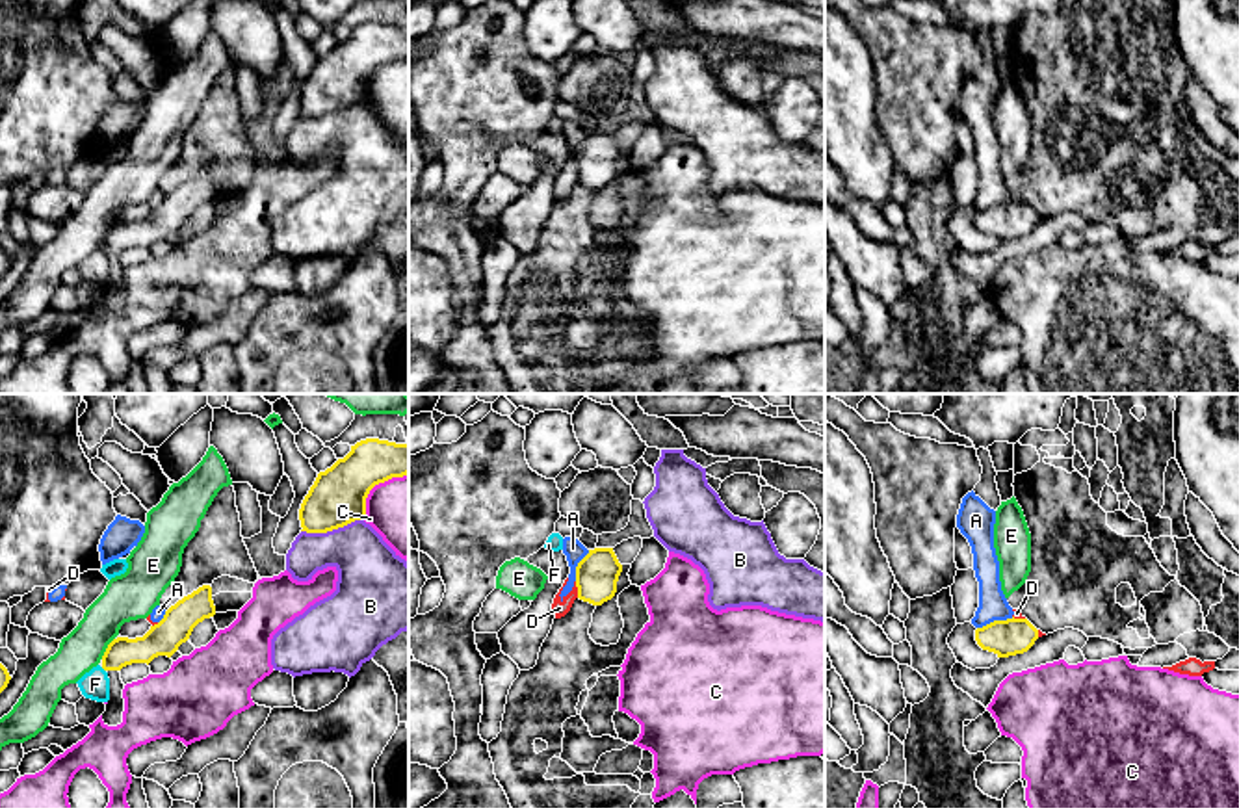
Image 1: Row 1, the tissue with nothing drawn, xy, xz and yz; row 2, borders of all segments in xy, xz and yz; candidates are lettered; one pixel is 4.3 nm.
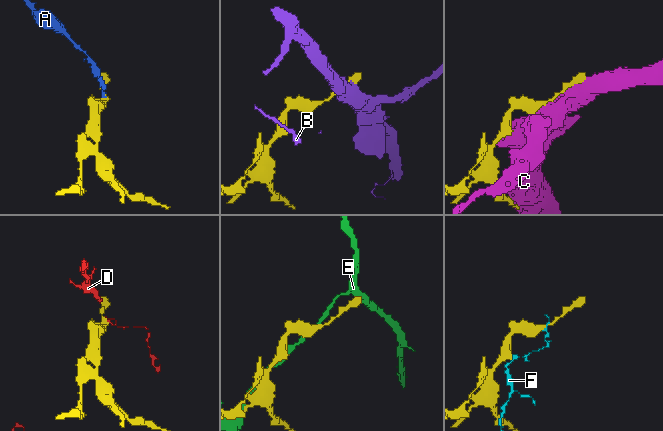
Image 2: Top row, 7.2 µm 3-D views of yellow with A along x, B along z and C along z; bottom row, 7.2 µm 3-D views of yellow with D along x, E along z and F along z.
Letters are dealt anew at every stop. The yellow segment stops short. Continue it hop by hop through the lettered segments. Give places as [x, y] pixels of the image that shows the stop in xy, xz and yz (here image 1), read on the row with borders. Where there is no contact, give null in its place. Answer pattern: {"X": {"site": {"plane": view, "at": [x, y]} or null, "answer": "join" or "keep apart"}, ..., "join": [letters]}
{"A": {"site": {"plane": "yz", "at": [994, 621]}, "answer": "keep apart"}, "B": {"site": {"plane": "xy", "at": [331, 530]}, "answer": "keep apart"}, "C": {"site": {"plane": "xy", "at": [374, 485]}, "answer": "keep apart"}, "D": {"site": {"plane": "xz", "at": [578, 589]}, "answer": "keep apart"}, "E": {"site": {"plane": "xy", "at": [106, 649]}, "answer": "keep apart"}, "F": {"site": null, "answer": "keep apart"}, "join": []}

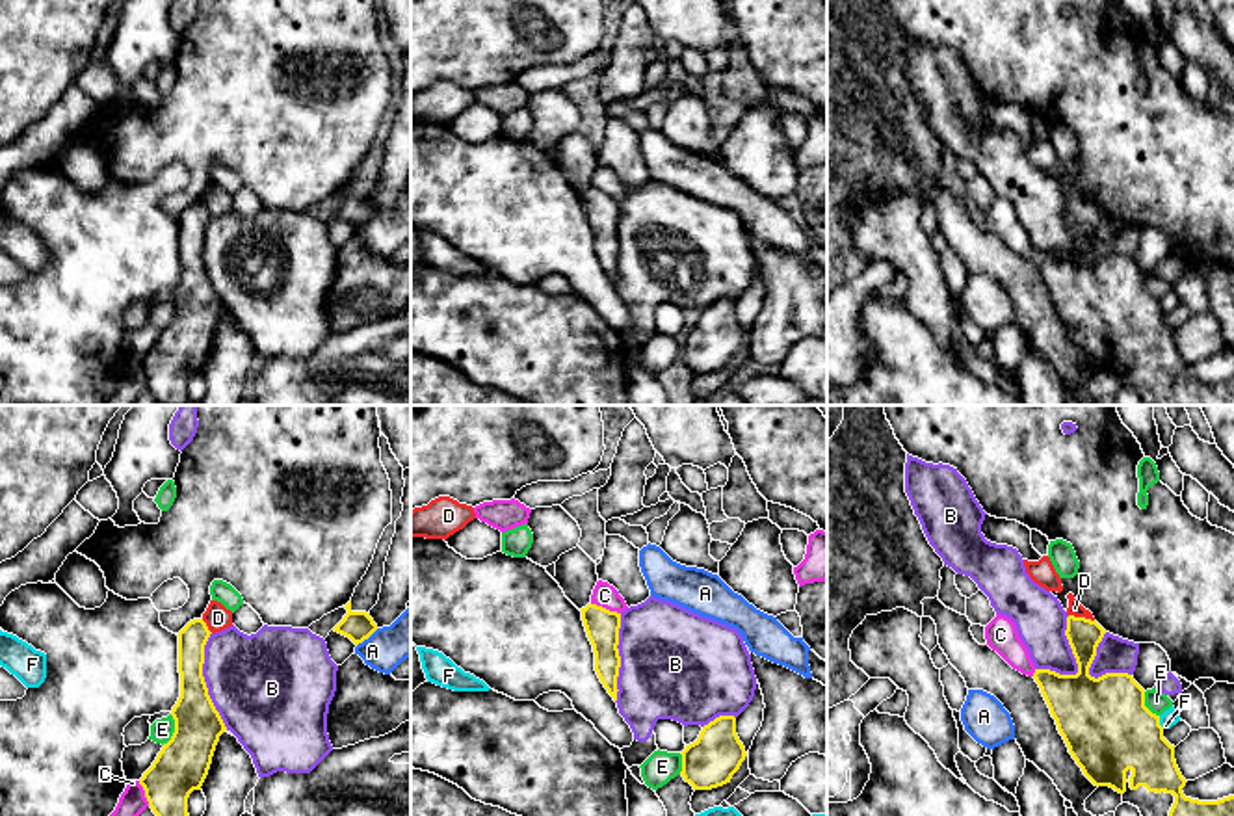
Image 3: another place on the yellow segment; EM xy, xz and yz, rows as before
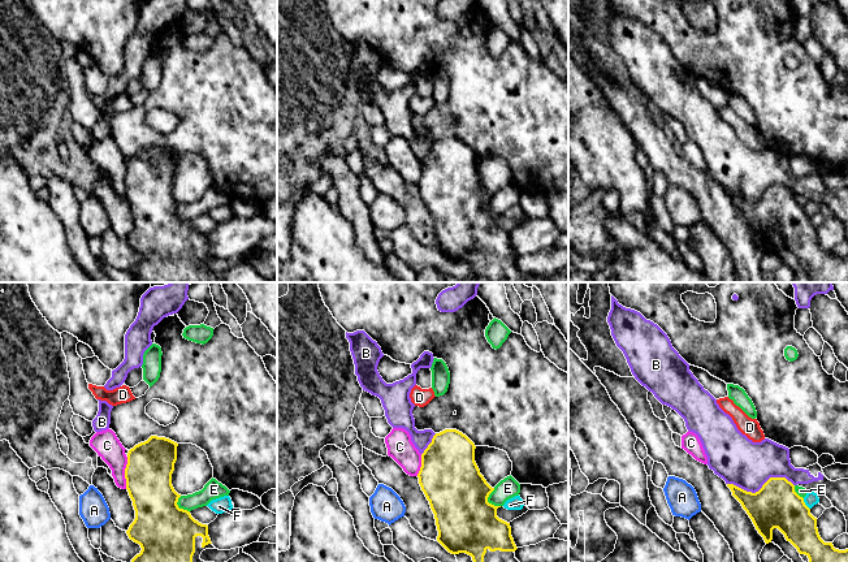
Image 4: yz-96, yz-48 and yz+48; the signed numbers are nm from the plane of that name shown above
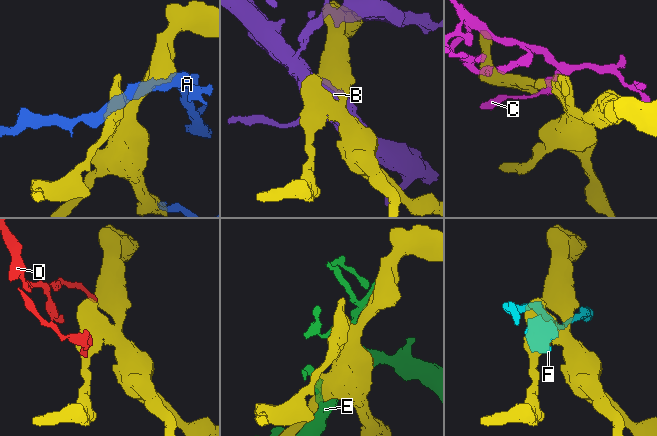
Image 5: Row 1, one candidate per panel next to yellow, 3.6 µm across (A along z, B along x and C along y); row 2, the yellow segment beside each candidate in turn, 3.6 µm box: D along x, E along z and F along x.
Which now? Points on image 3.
{"A": {"site": {"plane": "xy", "at": [367, 638]}, "answer": "keep apart"}, "B": {"site": {"plane": "yz", "at": [1076, 662]}, "answer": "keep apart"}, "C": {"site": {"plane": "xz", "at": [604, 608]}, "answer": "keep apart"}, "D": {"site": {"plane": "yz", "at": [1082, 618]}, "answer": "keep apart"}, "E": {"site": {"plane": "xy", "at": [175, 731]}, "answer": "keep apart"}, "F": {"site": {"plane": "yz", "at": [1158, 722]}, "answer": "keep apart"}, "join": []}

